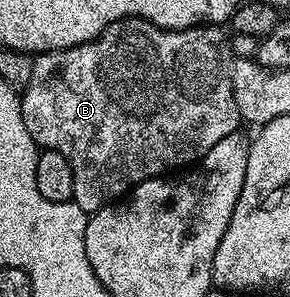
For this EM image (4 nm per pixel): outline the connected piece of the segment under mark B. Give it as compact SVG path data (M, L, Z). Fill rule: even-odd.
M118 19L112 25L105 27L92 41L59 51L43 51L33 56L32 77L20 95L24 125L28 125L28 133L32 133L34 142L39 148L59 151L64 153L64 157L68 157L68 165L72 165L74 178L72 202L80 205L80 209L88 213L99 211L107 203L115 202L119 197L125 196L136 184L144 182L145 179L156 179L167 173L189 168L203 159L208 149L216 145L216 141L221 141L224 137L228 137L228 133L239 130L240 120L236 109L236 97L232 97L228 63L227 60L222 60L222 46L224 48L227 46L228 35L222 31L225 30L218 25L189 27L183 31L164 31L161 27L143 19Z

